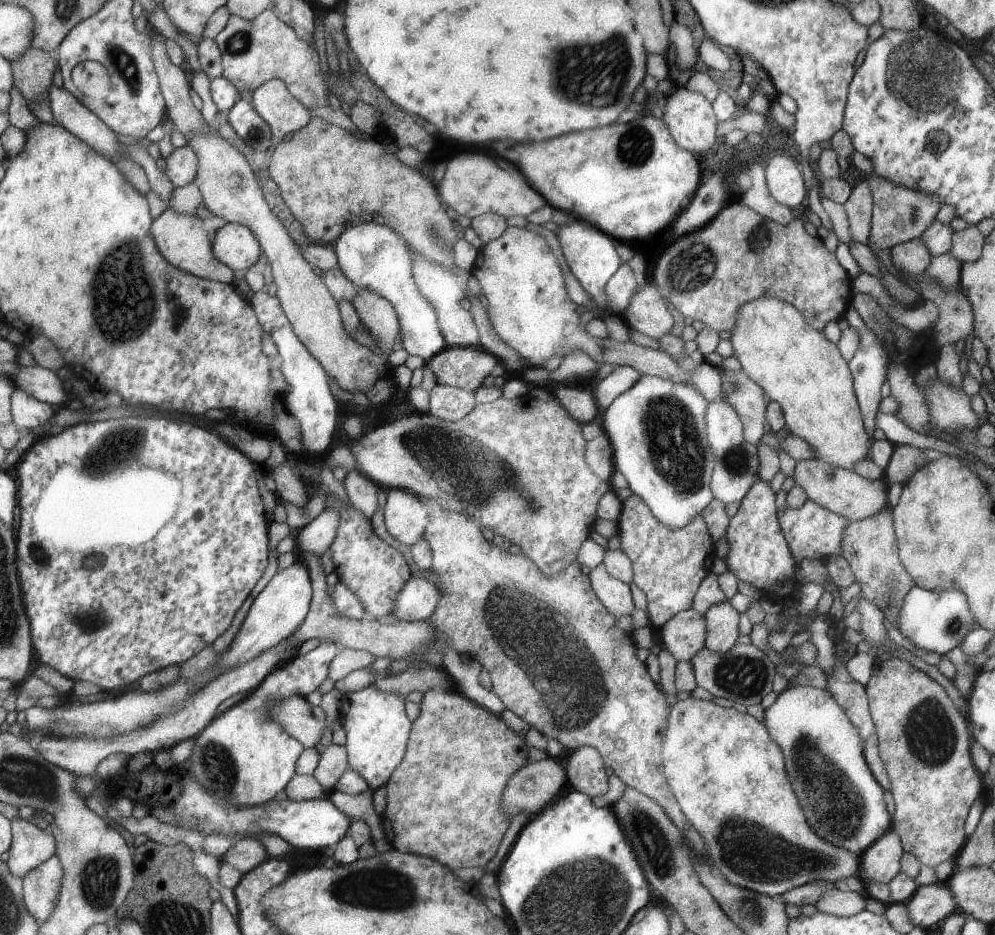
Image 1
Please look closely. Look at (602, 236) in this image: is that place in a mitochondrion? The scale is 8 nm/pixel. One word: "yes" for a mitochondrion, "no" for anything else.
no

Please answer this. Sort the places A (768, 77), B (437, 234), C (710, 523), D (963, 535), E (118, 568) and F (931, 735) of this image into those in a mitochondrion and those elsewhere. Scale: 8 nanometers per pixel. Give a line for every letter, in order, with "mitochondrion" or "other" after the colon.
A: other
B: mitochondrion
C: other
D: other
E: other
F: mitochondrion

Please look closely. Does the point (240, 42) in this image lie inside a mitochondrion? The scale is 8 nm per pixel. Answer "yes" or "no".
yes

